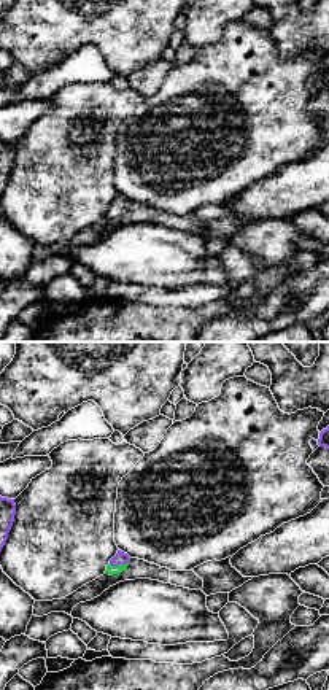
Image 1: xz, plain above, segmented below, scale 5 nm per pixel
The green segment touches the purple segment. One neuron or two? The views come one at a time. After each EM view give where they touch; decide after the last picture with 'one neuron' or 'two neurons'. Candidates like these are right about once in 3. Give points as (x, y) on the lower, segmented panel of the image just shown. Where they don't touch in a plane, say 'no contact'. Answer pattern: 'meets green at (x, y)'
meets green at (119, 565)

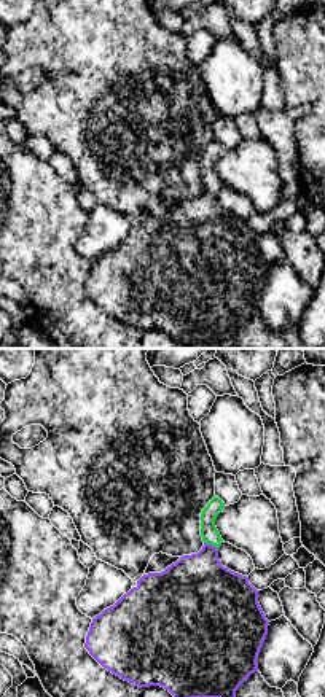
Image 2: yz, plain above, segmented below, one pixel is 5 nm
meets green at (211, 543)

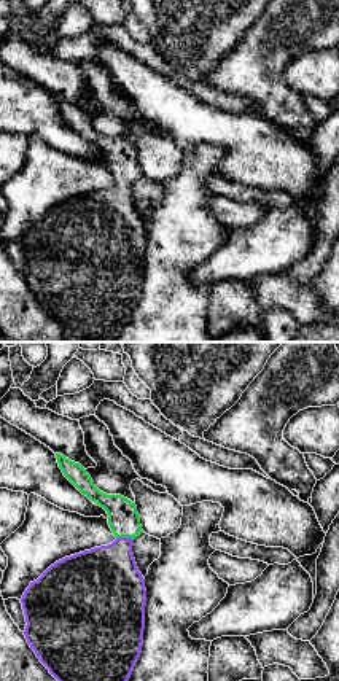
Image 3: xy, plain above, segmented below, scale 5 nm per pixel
meets green at (124, 537)

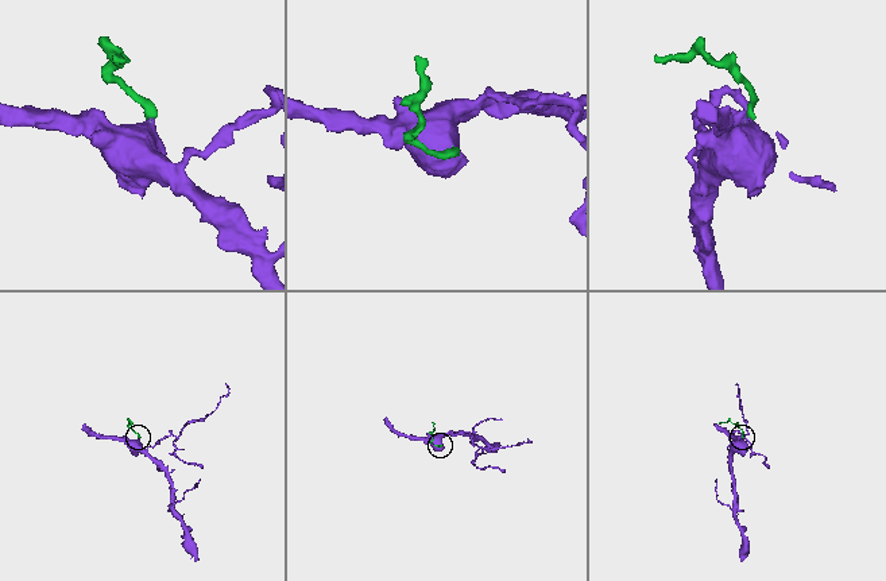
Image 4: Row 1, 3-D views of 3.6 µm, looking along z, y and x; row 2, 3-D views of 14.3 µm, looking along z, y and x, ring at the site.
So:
one neuron

